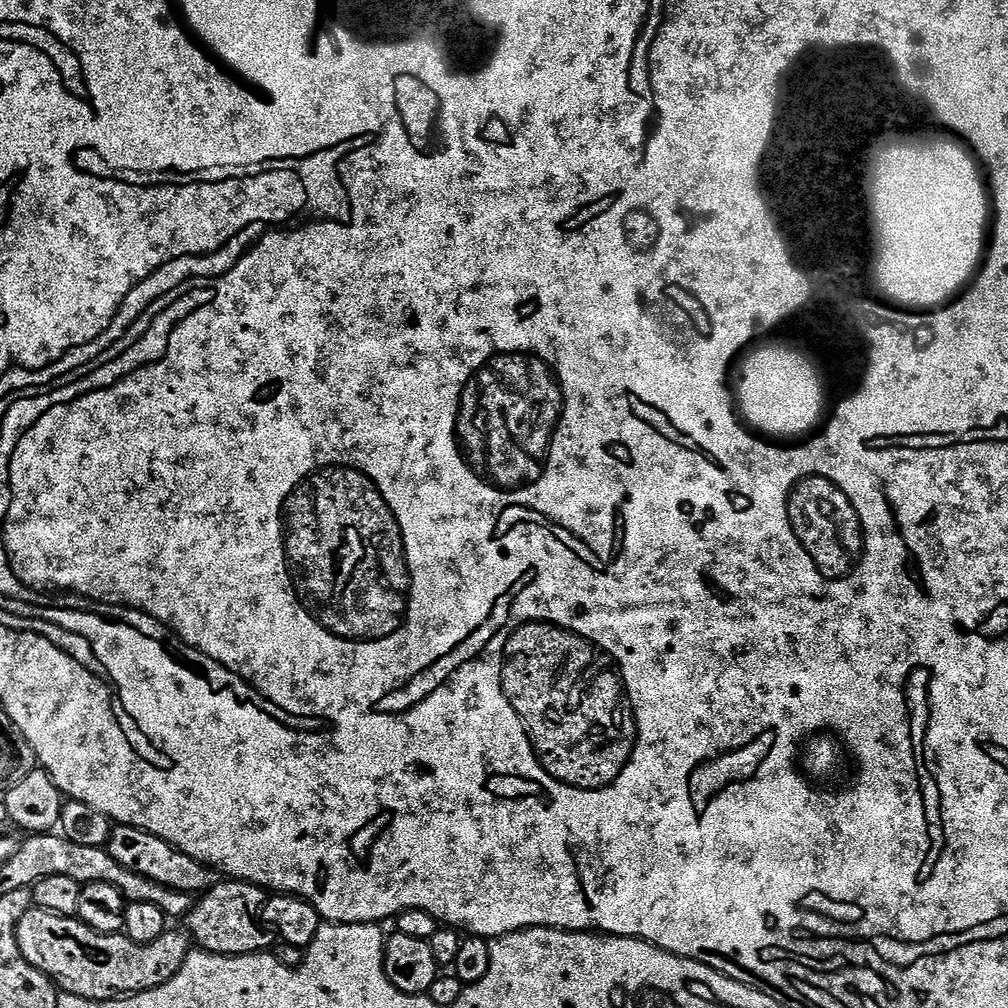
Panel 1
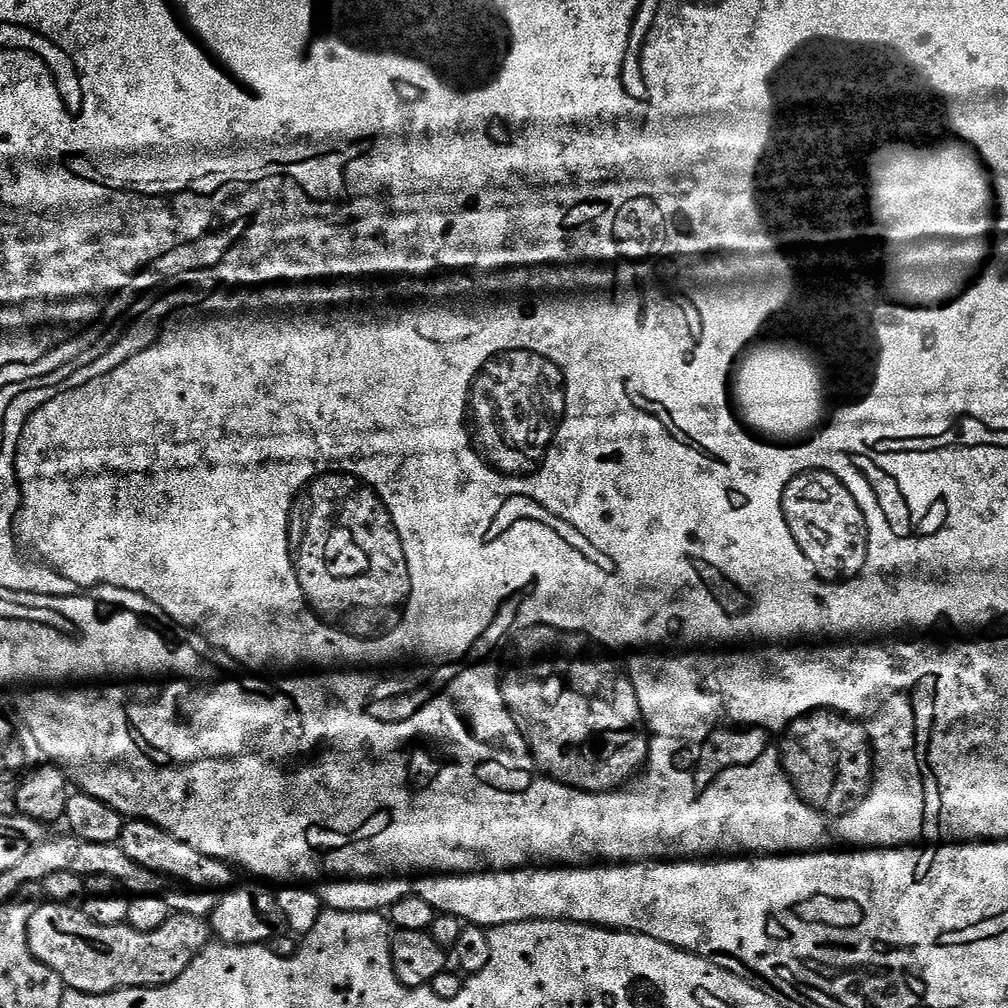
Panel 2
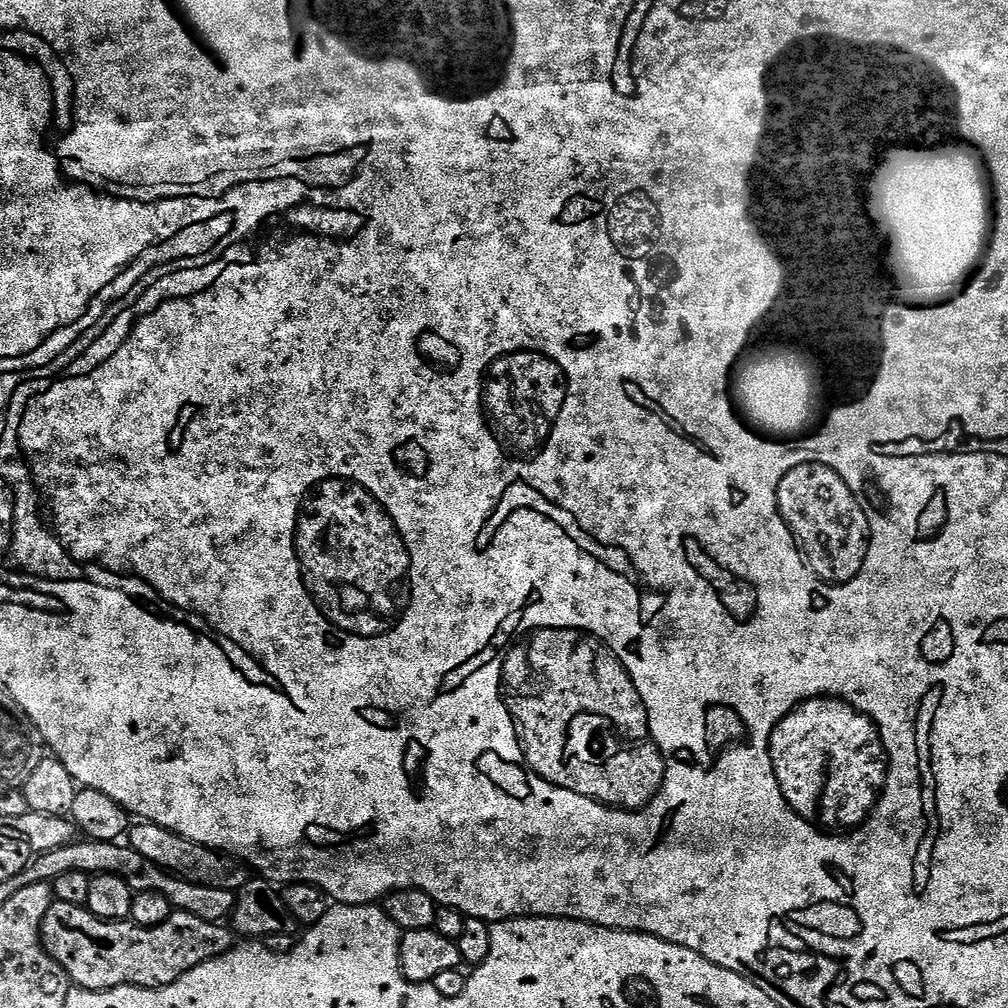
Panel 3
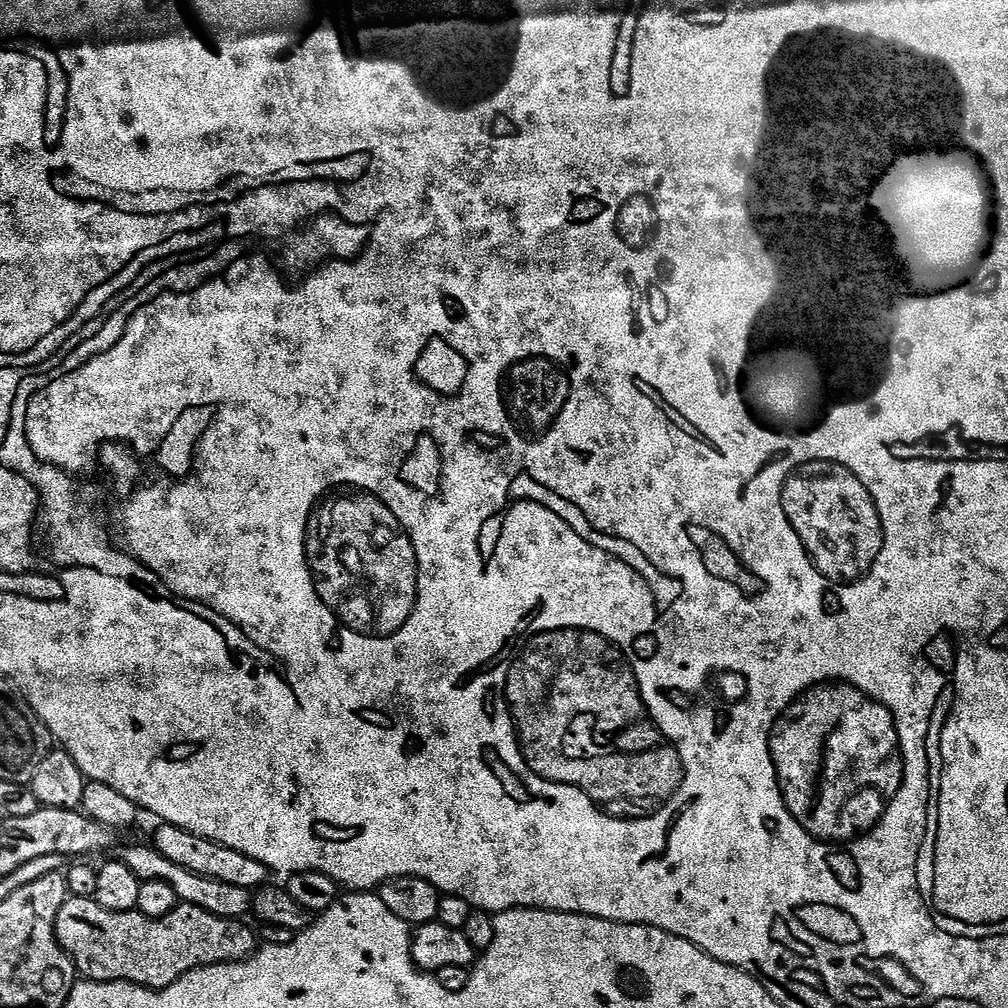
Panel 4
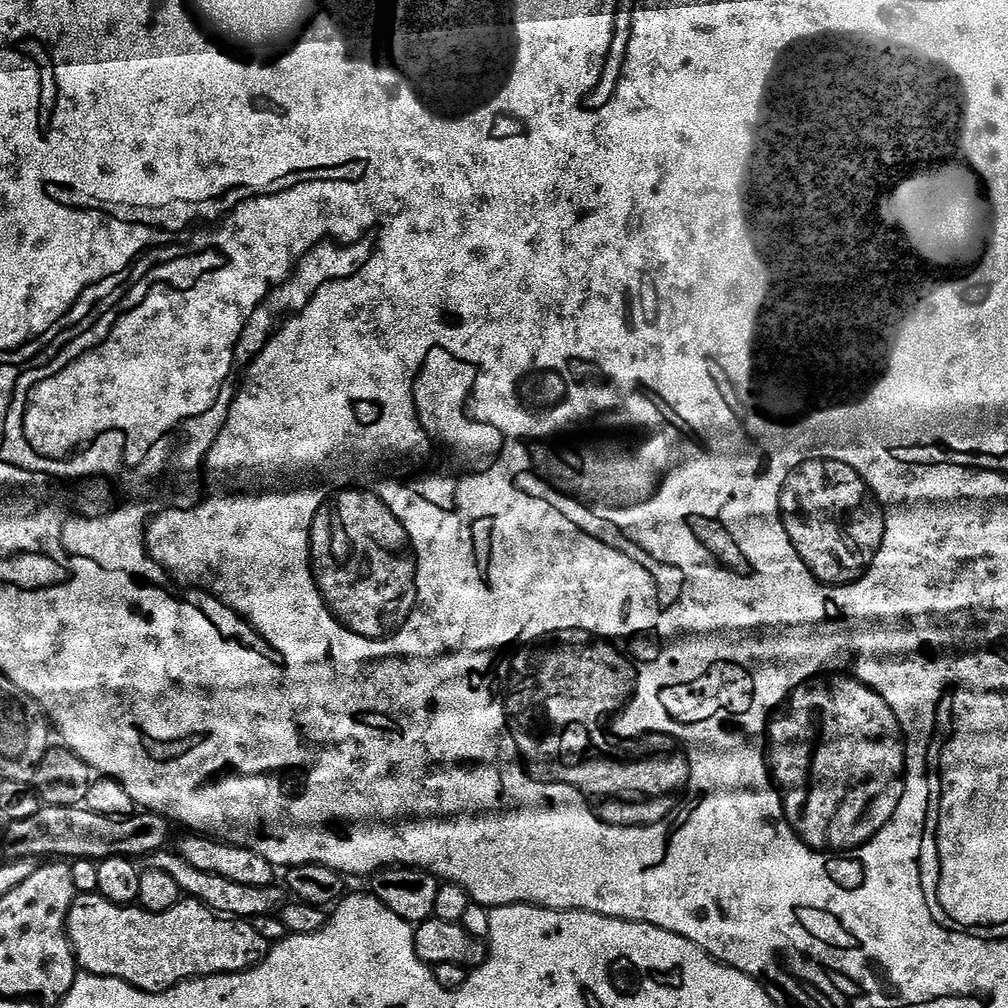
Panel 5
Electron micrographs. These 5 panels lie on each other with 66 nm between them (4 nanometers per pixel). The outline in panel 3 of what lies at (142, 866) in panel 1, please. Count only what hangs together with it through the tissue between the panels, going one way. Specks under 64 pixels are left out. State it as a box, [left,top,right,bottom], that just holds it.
[126,823,250,893]

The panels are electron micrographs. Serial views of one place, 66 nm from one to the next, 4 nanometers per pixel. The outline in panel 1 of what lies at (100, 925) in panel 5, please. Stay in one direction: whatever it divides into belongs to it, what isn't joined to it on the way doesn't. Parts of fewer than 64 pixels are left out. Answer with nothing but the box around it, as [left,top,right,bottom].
[16,906,190,1000]

